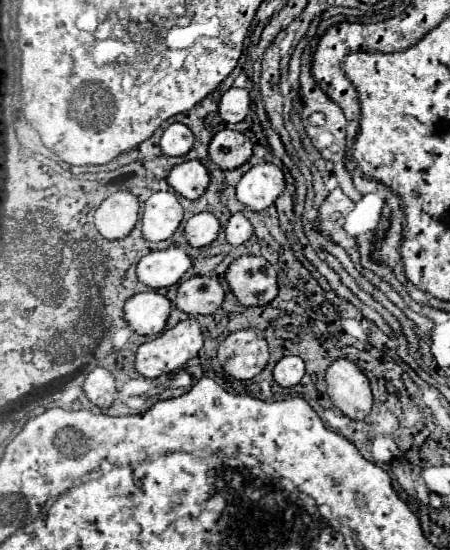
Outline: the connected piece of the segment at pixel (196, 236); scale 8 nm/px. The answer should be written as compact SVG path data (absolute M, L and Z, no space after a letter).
M201 212L201 214L195 214L187 220L183 234L185 234L189 246L203 248L217 238L219 228L221 228L219 220L211 212Z

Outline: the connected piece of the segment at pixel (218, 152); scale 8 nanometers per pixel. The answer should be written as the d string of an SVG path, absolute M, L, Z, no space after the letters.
M221 130L213 136L209 144L209 156L213 164L221 170L233 170L243 166L253 154L253 142L235 130Z

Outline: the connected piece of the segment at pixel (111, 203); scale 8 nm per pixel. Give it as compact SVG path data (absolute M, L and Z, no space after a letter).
M129 190L107 196L95 210L95 228L107 240L125 238L139 220L139 202Z

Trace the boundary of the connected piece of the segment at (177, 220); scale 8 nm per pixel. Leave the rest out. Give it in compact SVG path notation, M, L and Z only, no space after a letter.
M155 192L143 208L141 232L149 242L167 240L179 228L183 220L183 208L175 192Z

